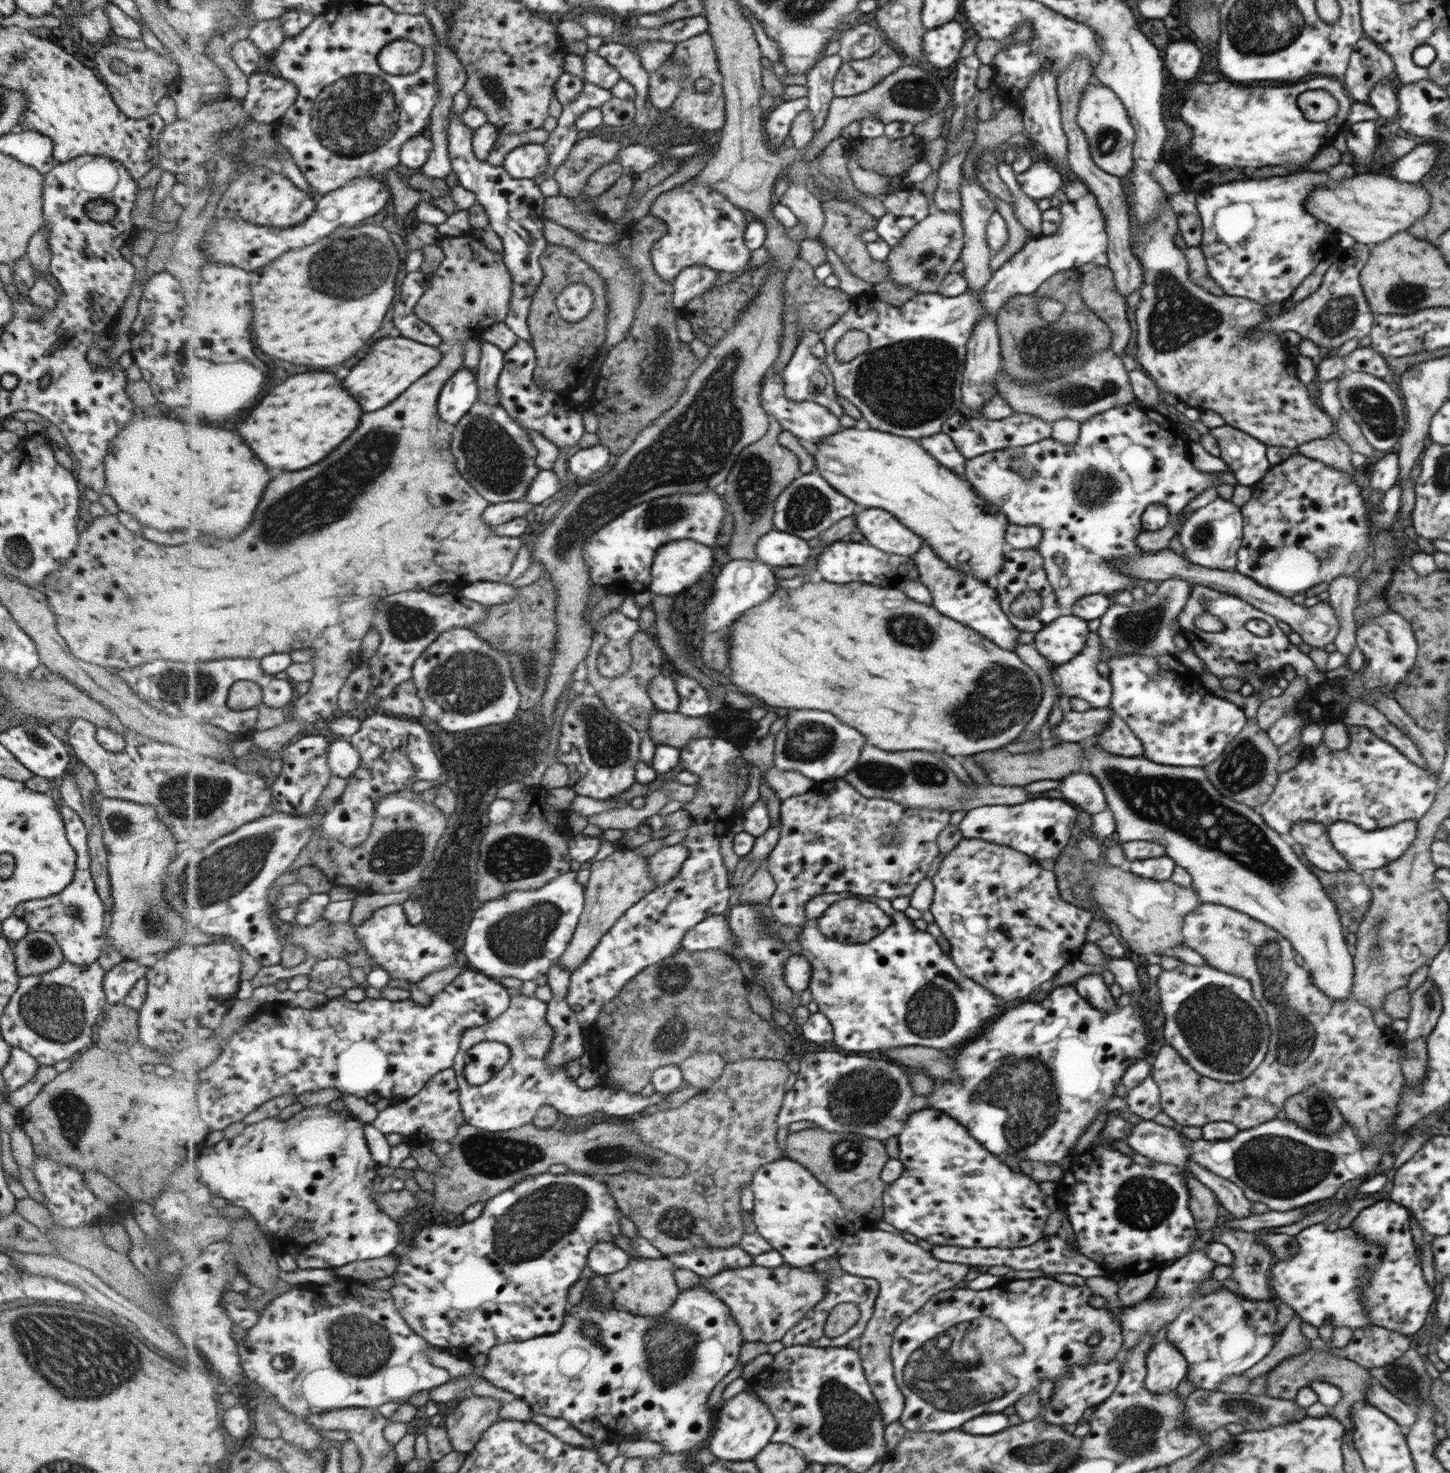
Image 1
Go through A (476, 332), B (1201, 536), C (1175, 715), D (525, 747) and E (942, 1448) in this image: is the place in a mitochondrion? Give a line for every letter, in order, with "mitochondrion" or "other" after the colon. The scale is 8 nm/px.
A: other
B: mitochondrion
C: other
D: mitochondrion
E: other

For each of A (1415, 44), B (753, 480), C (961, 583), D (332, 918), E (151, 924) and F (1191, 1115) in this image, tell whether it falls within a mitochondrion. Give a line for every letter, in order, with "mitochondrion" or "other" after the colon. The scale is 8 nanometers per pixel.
A: other
B: mitochondrion
C: other
D: other
E: mitochondrion
F: other

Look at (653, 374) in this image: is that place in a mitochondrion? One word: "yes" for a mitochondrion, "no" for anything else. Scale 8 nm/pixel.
yes

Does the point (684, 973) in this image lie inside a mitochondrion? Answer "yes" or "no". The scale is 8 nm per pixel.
yes

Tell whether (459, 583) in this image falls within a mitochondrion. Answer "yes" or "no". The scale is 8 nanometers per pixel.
no

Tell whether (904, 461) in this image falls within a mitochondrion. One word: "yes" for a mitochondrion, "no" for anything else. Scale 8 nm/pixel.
no

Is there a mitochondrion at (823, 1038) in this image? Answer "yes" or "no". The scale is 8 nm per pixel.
no

